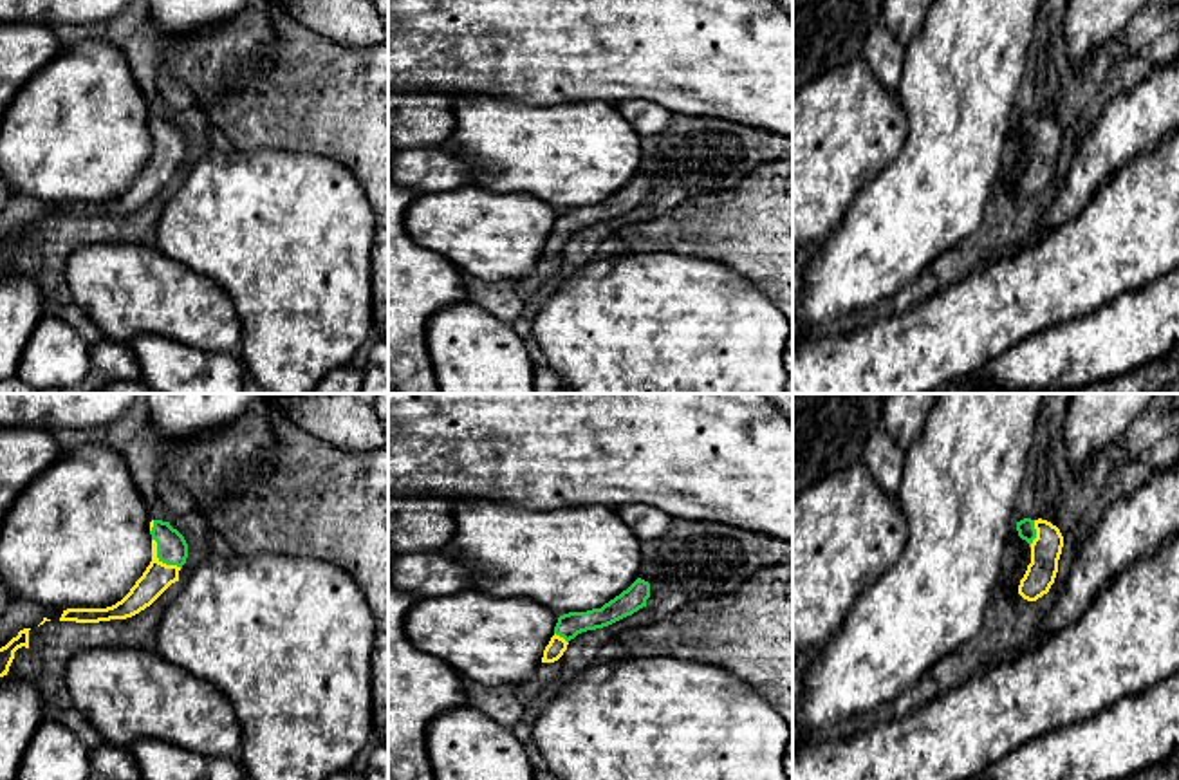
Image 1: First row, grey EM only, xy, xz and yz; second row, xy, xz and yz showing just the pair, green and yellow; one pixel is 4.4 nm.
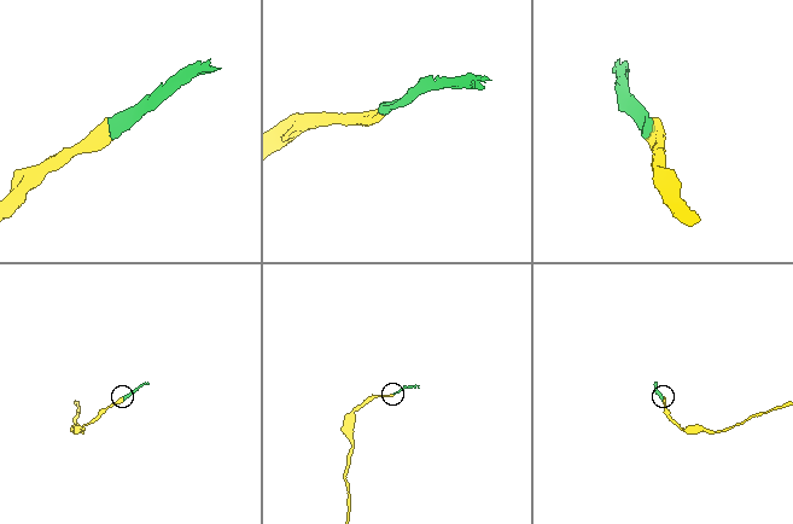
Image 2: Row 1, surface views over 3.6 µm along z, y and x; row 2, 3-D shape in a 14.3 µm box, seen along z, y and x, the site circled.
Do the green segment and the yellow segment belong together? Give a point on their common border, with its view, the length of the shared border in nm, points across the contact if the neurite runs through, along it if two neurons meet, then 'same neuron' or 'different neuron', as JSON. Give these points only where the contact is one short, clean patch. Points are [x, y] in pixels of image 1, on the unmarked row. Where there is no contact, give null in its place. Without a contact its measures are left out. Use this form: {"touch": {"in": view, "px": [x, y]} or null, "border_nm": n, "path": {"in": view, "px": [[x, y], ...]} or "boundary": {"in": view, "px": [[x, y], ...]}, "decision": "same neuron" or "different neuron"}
{"touch": {"in": "xy", "px": [161, 156]}, "border_nm": 190, "path": {"in": "xy", "px": [[172, 145], [161, 156], [161, 168], [157, 172]]}, "decision": "same neuron"}

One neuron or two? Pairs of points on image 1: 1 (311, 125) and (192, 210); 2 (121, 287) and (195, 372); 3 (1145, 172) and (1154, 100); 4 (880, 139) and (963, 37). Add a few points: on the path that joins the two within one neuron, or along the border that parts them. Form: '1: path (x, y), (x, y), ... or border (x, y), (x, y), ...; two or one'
1: border (241, 148), (306, 150), (320, 156); two
2: border (206, 349), (138, 334), (125, 352); two
3: border (1160, 141), (1111, 176); two
4: border (896, 92), (907, 123), (907, 139), (900, 152); two

